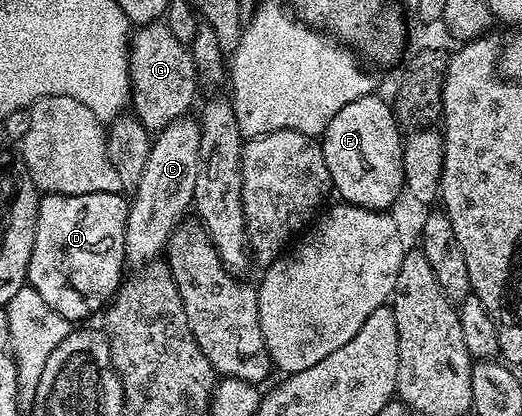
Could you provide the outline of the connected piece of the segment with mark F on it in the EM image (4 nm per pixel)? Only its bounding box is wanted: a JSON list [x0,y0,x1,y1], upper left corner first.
[320,93,405,211]

